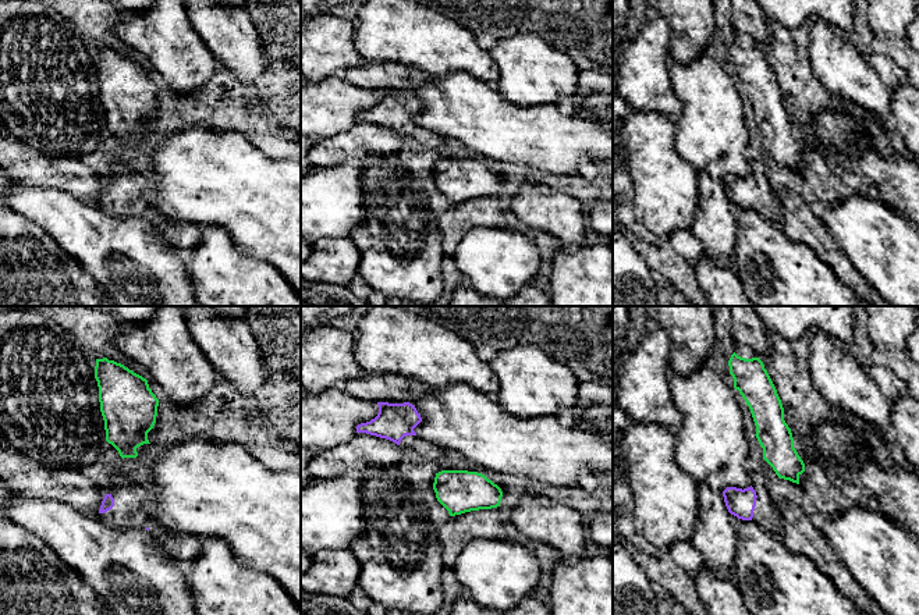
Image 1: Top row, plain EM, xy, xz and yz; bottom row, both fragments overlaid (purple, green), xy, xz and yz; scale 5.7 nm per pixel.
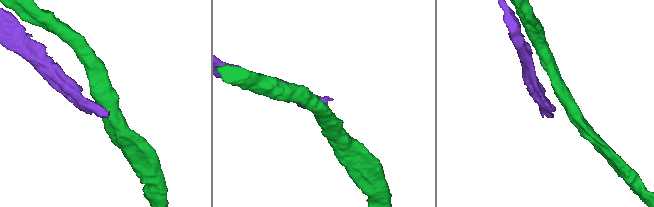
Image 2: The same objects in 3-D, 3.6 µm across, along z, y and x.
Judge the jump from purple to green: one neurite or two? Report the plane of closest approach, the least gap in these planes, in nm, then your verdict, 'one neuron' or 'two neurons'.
view yz; gap 160 nm; two neurons

